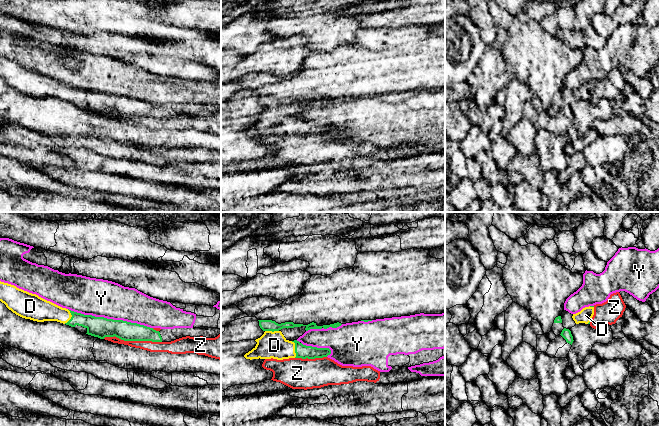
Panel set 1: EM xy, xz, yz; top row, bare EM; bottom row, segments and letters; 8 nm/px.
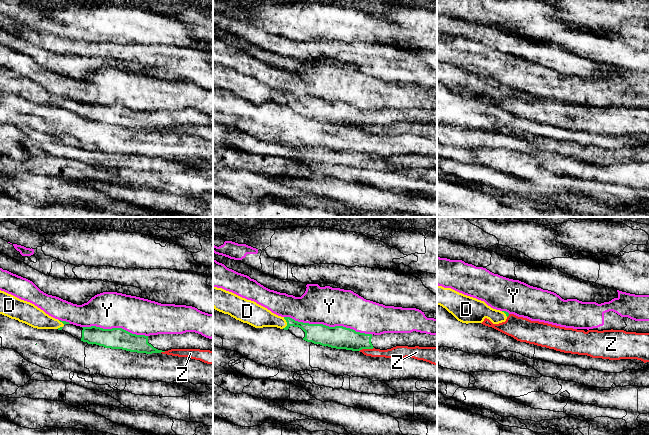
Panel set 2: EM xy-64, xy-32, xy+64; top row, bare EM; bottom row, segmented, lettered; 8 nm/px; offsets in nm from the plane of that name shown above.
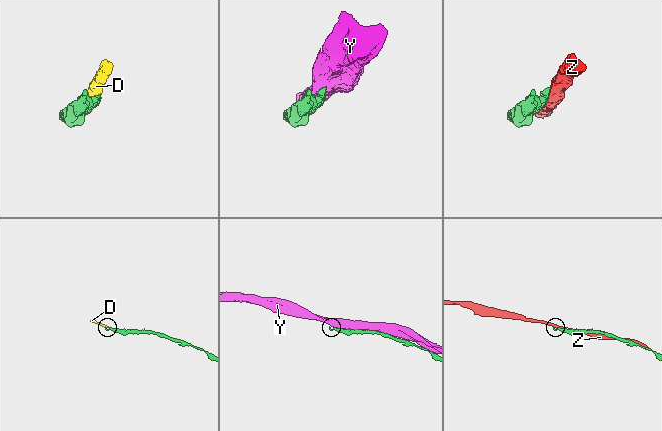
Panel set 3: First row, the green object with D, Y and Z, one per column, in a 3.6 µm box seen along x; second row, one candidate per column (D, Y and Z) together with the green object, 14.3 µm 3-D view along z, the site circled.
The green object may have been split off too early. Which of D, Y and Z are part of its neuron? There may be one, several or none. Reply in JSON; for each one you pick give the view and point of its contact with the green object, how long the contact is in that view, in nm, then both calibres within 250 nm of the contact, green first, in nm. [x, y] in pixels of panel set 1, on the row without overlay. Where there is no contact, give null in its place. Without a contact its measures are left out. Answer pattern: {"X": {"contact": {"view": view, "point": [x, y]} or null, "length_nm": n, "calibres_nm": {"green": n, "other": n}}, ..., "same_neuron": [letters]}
{"D": {"contact": {"view": "xz", "point": [295, 125]}, "length_nm": 140, "calibres_nm": {"green": 110, "other": 220}}, "same_neuron": ["D"]}

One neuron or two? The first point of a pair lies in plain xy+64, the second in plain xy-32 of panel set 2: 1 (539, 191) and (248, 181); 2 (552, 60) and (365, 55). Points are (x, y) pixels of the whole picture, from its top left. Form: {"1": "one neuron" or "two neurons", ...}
{"1": "two neurons", "2": "one neuron"}

